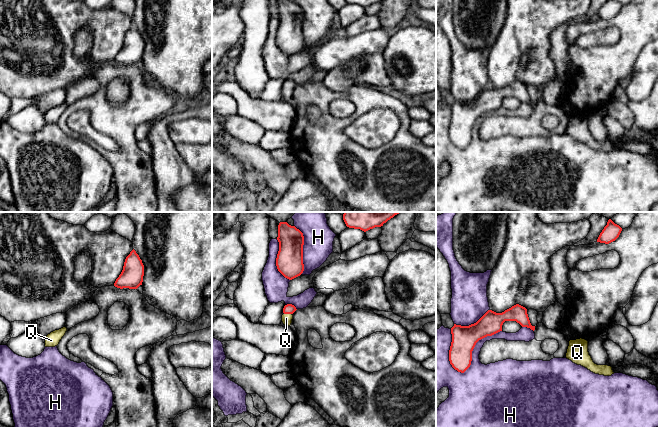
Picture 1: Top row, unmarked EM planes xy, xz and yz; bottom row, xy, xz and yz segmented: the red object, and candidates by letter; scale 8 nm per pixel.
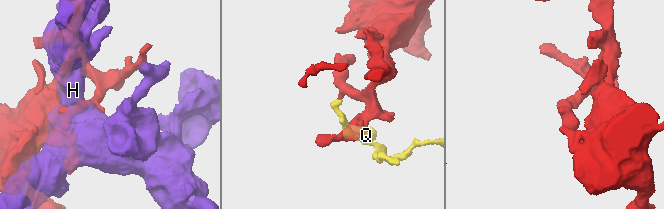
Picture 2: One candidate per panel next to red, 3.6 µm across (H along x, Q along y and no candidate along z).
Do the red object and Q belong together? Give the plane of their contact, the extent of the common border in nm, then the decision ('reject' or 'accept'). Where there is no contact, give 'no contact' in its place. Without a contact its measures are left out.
contact in xz; length 60 nm; accept

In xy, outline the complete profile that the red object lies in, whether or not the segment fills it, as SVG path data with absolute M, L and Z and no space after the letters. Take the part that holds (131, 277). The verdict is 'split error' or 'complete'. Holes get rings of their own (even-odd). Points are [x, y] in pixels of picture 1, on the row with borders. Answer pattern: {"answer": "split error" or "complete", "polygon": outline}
{"answer": "complete", "polygon": "M133 249L126 257L123 270L116 279L114 286L120 289L137 289L142 285L144 276L144 265L139 255Z"}

